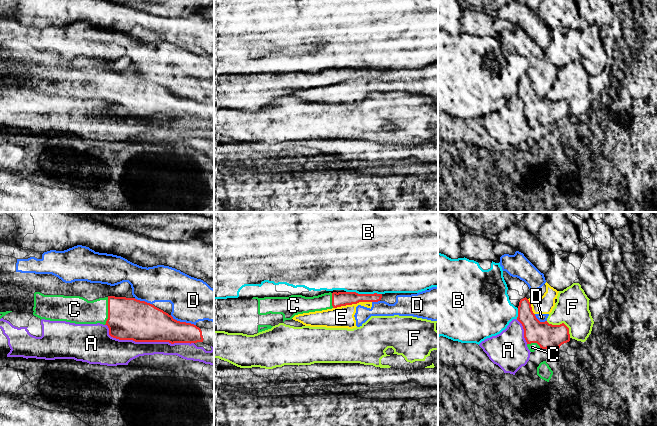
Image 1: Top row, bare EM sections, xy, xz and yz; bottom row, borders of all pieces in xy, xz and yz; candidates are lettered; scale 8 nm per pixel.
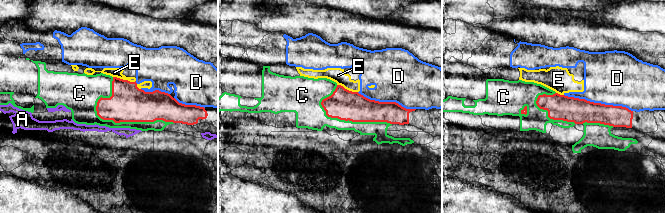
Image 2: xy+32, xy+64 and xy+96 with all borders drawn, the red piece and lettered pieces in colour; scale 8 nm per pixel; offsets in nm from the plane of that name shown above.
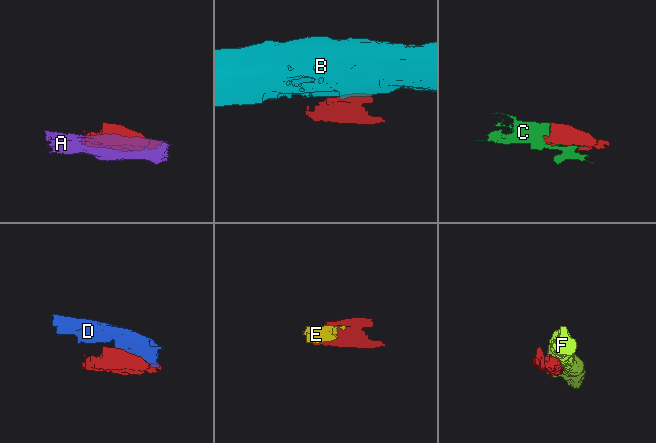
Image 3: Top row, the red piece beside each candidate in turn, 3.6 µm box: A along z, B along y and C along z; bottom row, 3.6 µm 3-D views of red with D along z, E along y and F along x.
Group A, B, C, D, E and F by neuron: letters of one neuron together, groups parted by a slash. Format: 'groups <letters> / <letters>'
groups A / B / C / D E / F

